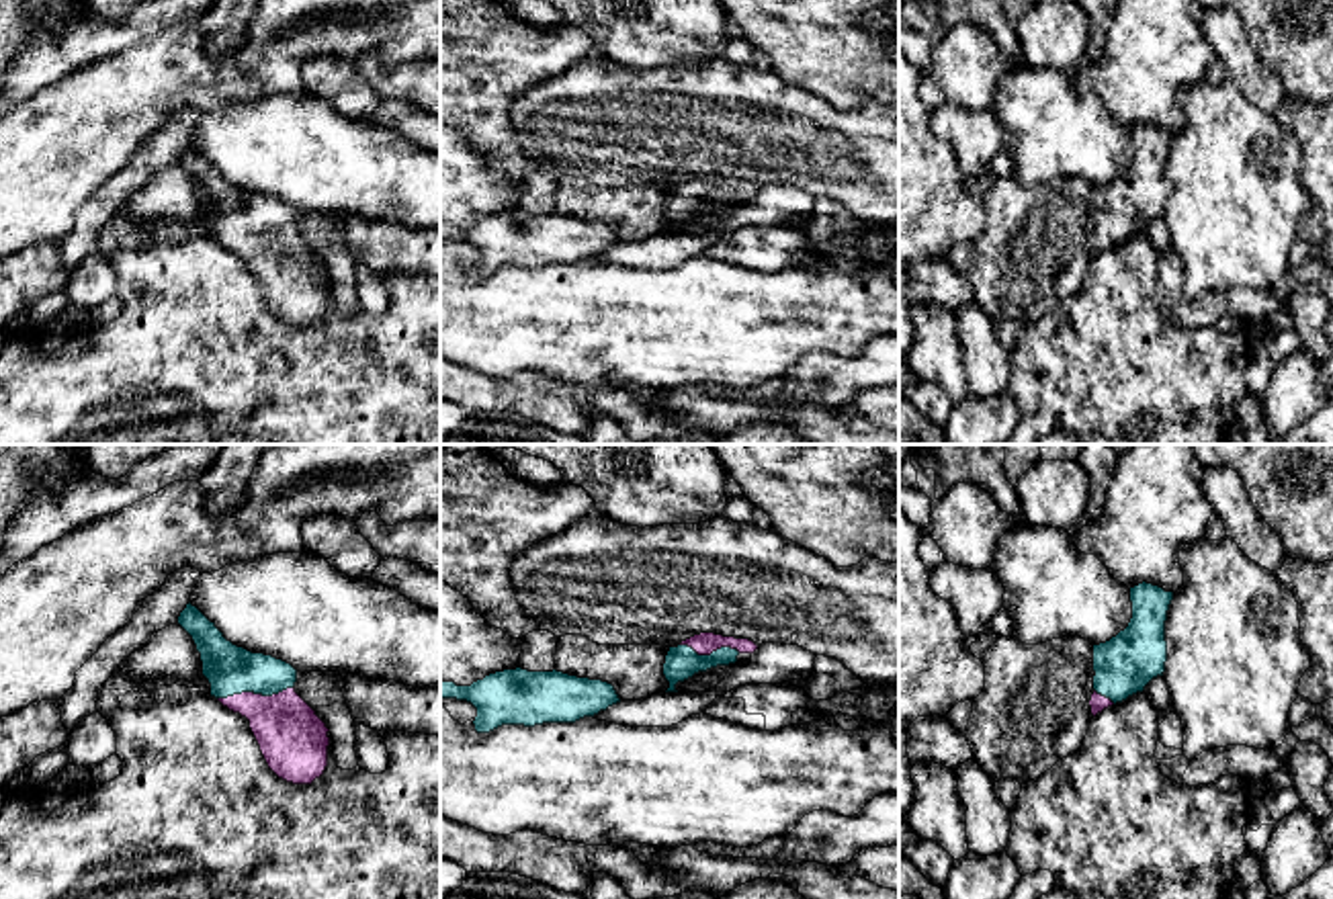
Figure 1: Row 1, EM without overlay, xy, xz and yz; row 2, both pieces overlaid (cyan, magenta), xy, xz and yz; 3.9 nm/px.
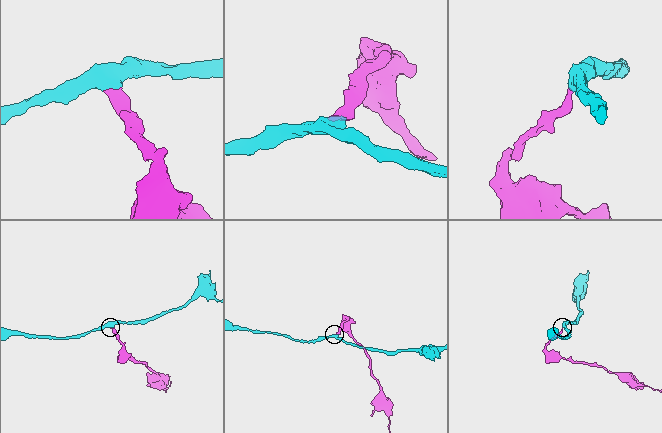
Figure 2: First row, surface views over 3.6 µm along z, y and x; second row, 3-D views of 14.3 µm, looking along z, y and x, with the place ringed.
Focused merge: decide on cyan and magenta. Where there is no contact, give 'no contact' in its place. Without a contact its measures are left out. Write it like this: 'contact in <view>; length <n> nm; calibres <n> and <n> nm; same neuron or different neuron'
contact in xy; length 300 nm; calibres 190 and 280 nm; same neuron

